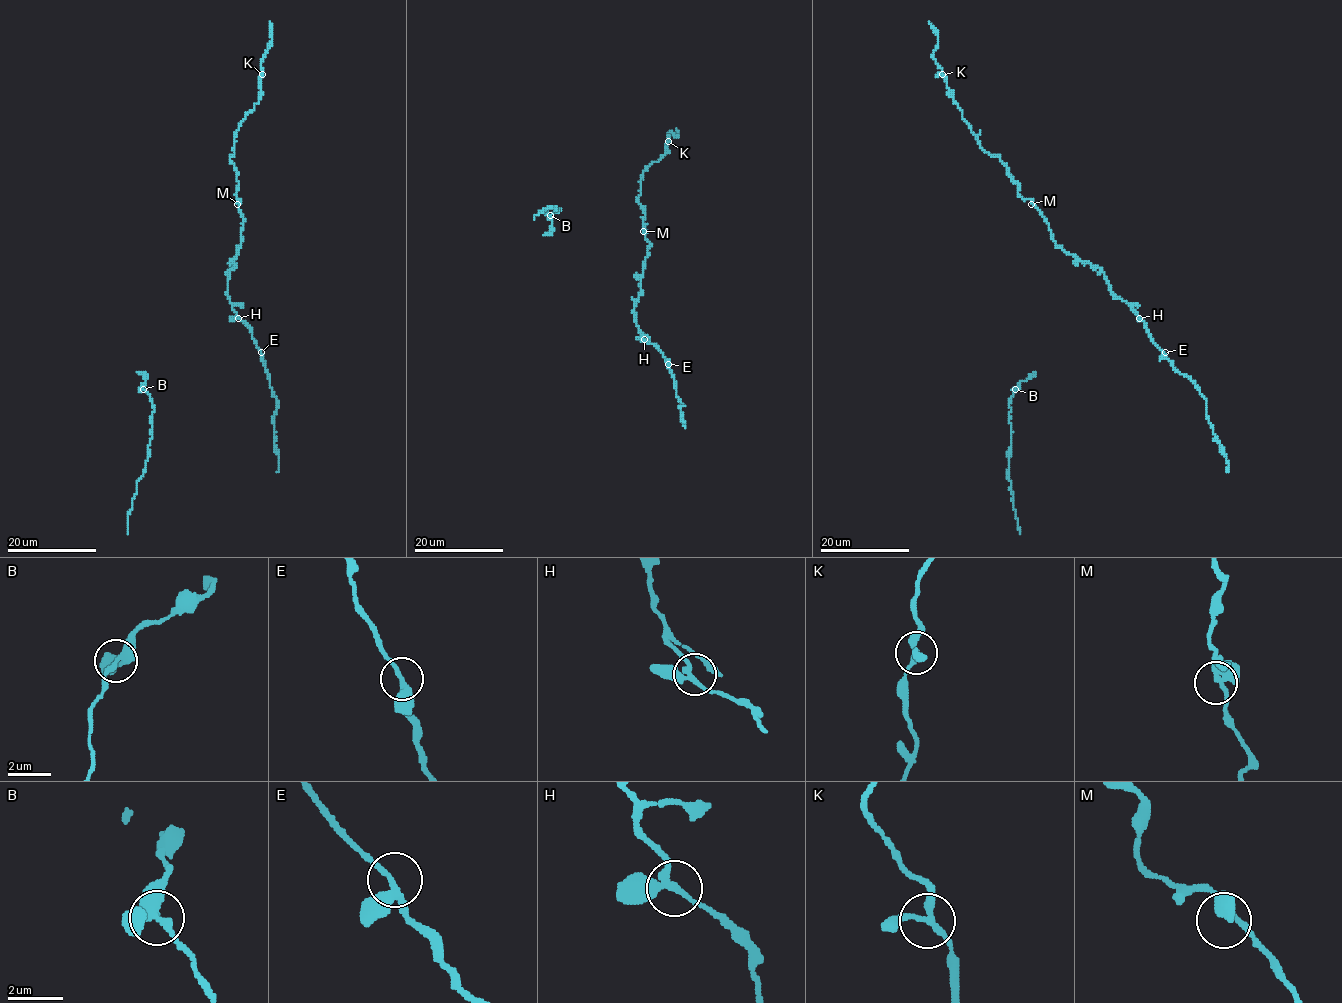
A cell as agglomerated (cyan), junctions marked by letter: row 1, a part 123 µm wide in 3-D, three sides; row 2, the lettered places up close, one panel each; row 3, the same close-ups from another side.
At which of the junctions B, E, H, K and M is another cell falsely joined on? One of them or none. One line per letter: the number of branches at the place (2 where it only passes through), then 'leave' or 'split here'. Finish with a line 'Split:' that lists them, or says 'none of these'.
B: 3 | leave
E: 3 | leave
H: 3 | leave
K: 3 | leave
M: 3 | leave
Split: none of these

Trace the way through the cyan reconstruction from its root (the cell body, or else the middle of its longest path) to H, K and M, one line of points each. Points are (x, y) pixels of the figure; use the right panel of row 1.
H: (1101, 269), (1110, 290), (1125, 300), (1139, 318)
K: (1101, 269), (1082, 263), (1055, 243), (1040, 210), (1018, 194), (1018, 184), (1008, 167), (980, 147), (942, 74)
M: (1101, 269), (1082, 263), (1059, 247), (1042, 214), (1031, 204)

